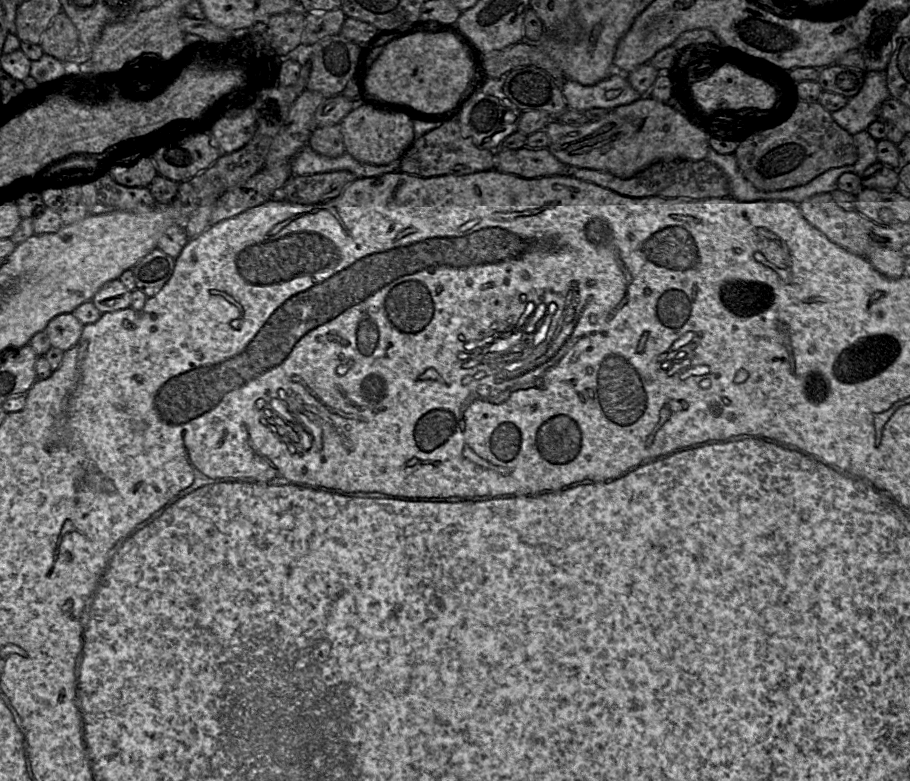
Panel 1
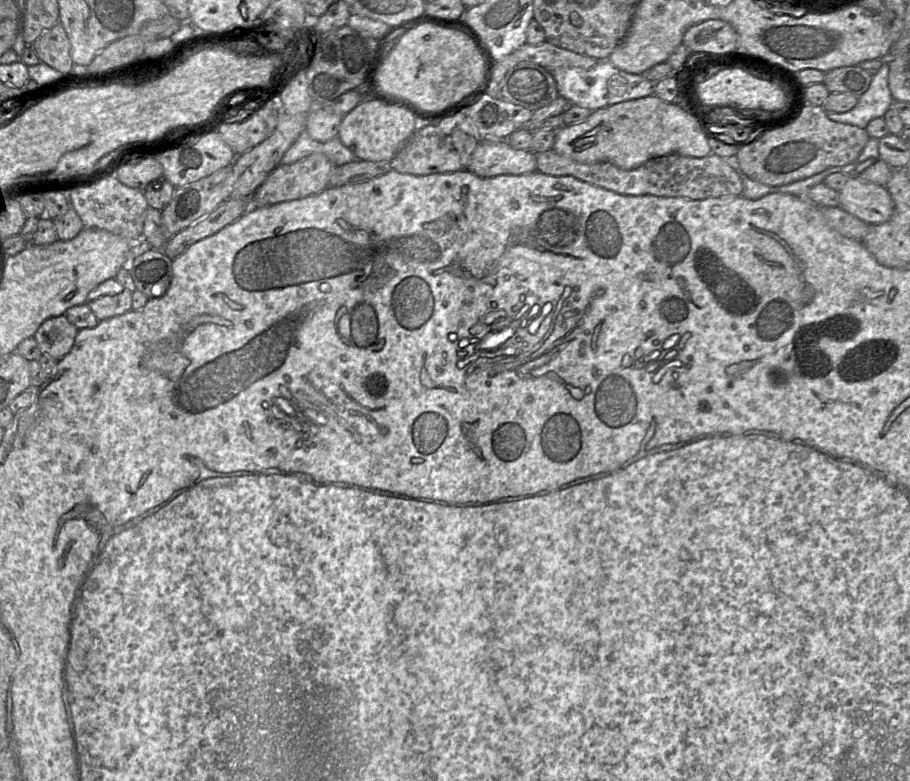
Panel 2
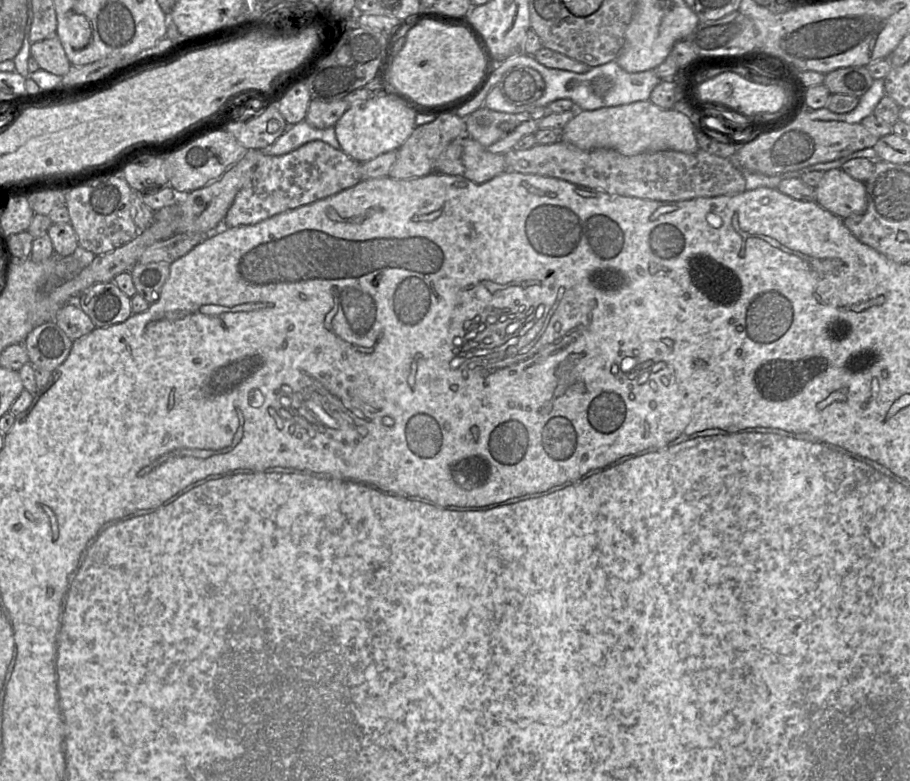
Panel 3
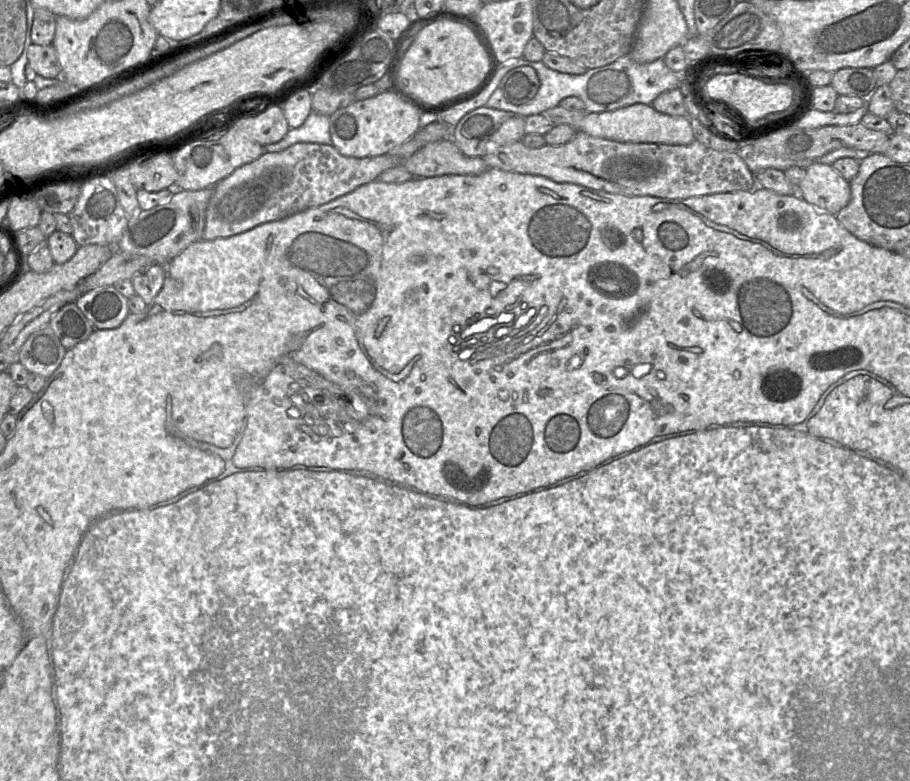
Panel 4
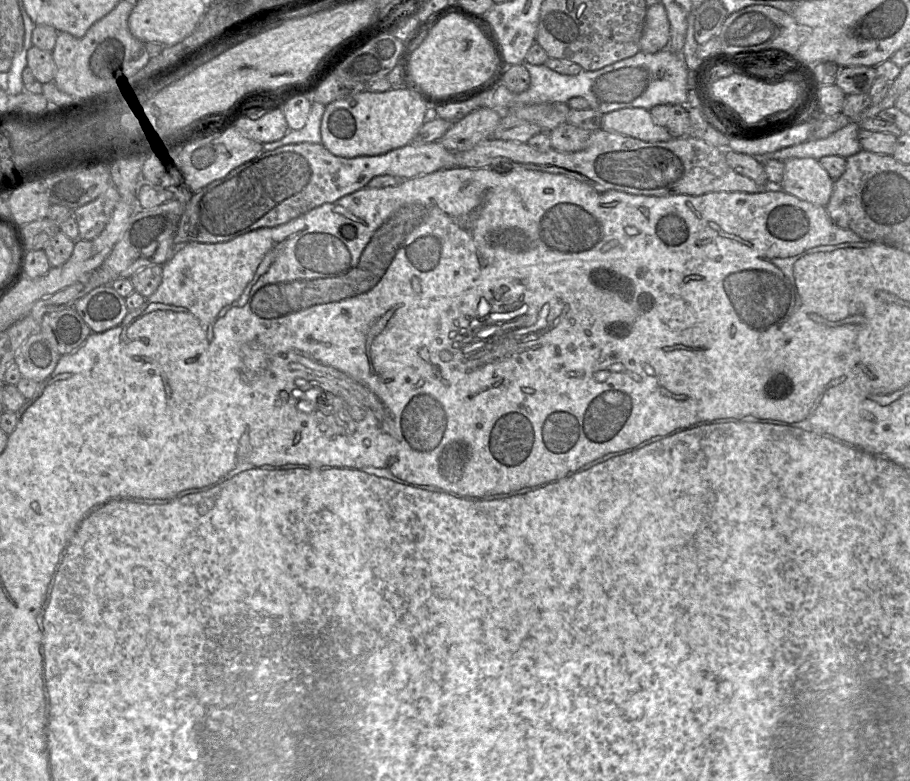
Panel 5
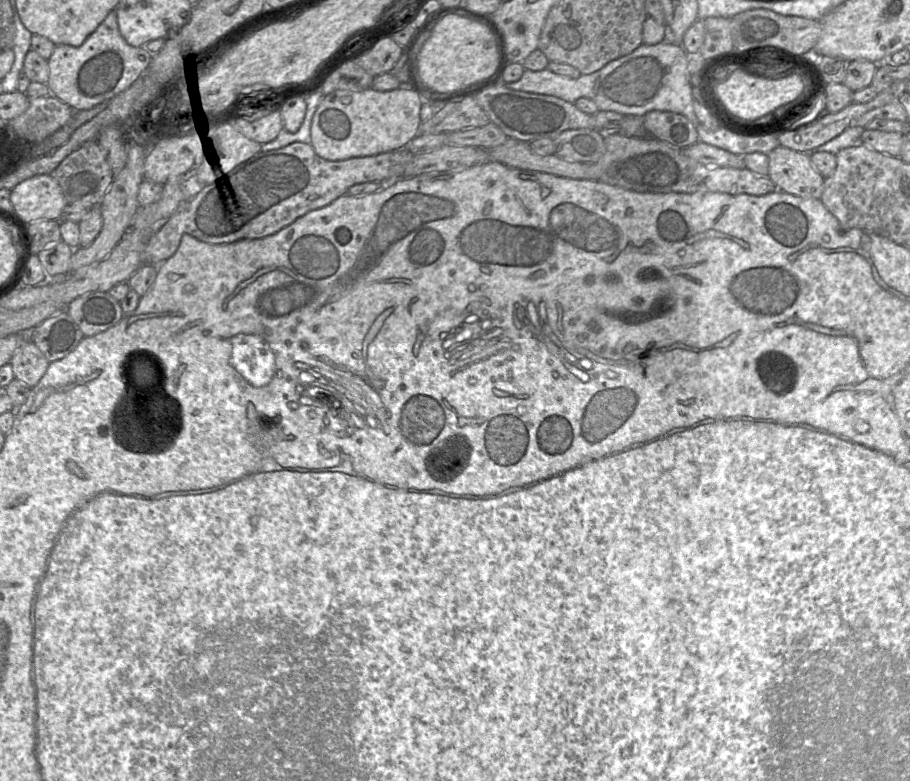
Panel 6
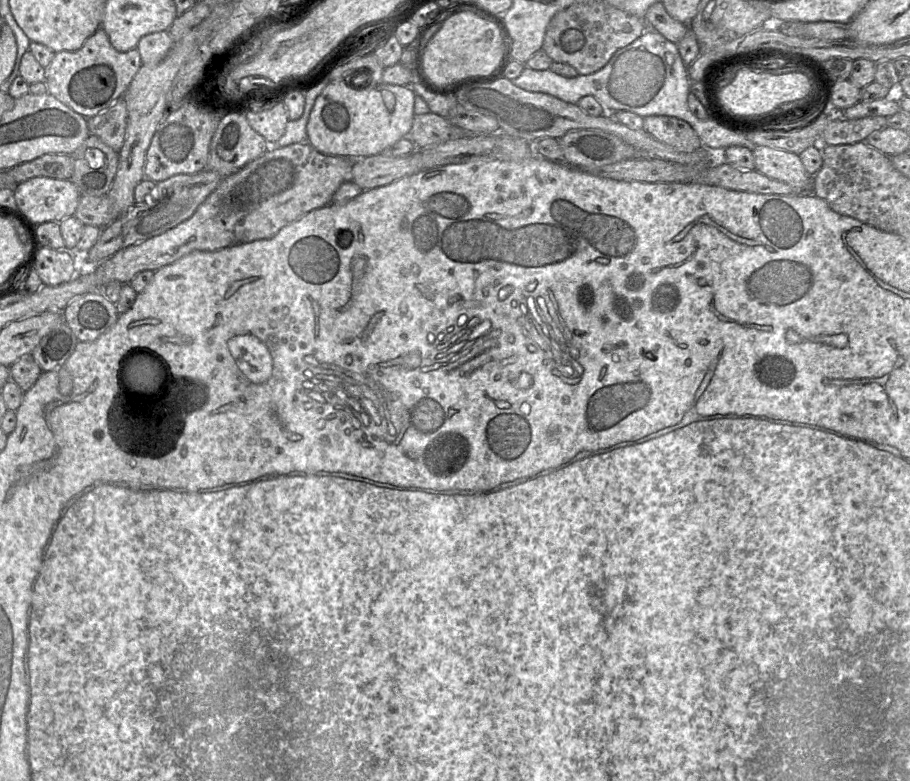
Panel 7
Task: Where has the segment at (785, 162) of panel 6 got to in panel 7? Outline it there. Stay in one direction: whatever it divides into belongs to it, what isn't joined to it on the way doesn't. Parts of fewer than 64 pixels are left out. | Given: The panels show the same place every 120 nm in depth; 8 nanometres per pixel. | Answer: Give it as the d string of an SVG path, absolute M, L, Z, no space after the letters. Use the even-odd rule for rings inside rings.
M754 146L755 170L774 180L783 181L795 189L812 193L812 177L798 154L769 146Z

